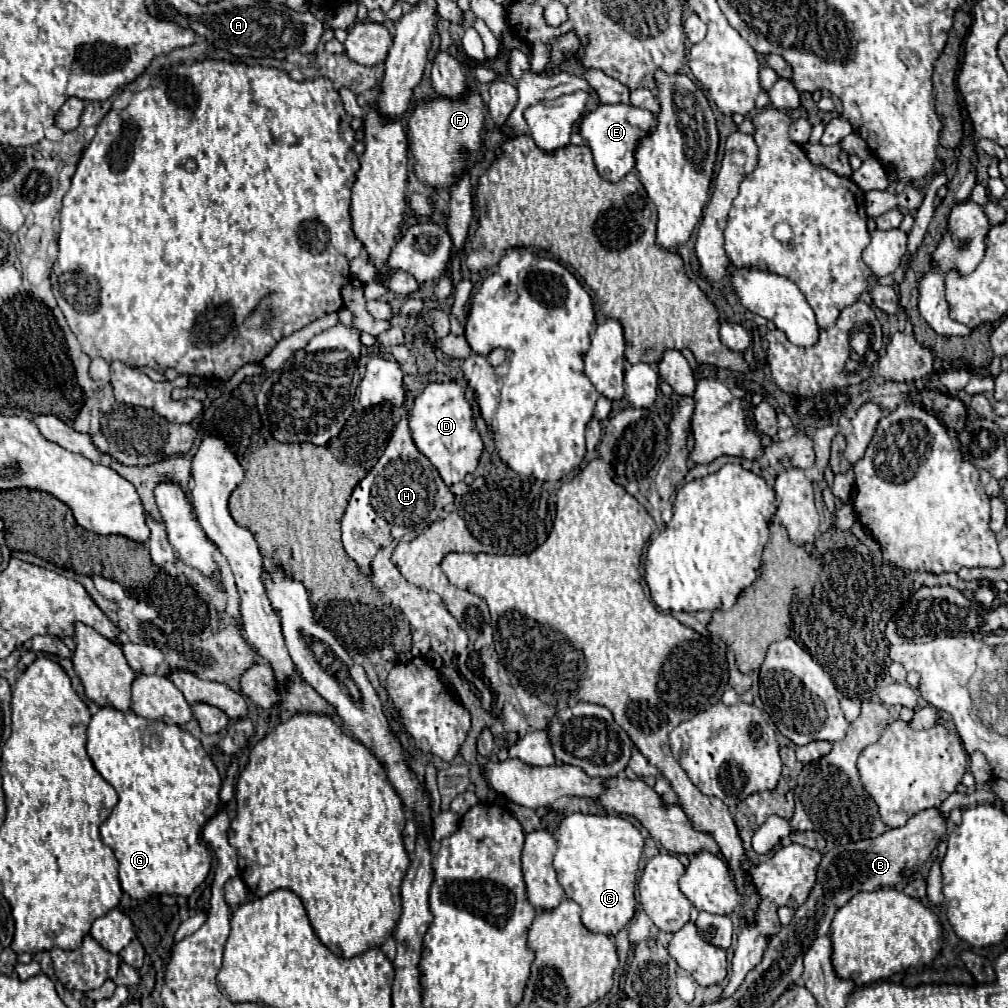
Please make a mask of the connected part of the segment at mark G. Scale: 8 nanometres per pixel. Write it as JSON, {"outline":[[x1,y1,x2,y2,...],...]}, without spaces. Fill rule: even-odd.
{"outline":[[101,707,93,715,87,729,87,753,101,777,119,795,119,803,101,825,101,839,113,849,119,861,119,881,123,891,133,899,149,899,153,895,189,897,193,889,205,881,211,869,203,827,217,813,221,777,209,753,199,739,177,725,149,721,133,711,123,713,113,707]]}

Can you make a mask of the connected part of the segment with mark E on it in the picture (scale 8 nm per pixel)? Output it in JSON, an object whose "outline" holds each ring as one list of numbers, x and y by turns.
{"outline":[[617,103,617,105,599,105,595,111,587,113,579,121,579,135,585,139,585,143,593,151,599,175,609,181,619,181,635,167,633,151,635,151,637,141,643,135,647,135,653,127,655,127,653,113,639,109,639,107,633,107,633,105]]}

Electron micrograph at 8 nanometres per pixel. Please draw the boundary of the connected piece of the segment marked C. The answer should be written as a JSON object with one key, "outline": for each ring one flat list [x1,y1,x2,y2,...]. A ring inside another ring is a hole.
{"outline":[[577,811,559,823,555,837,559,845,553,861,555,871,565,895,581,905,583,925,595,933,617,935,635,913,635,881,645,847,643,835,623,817]]}

